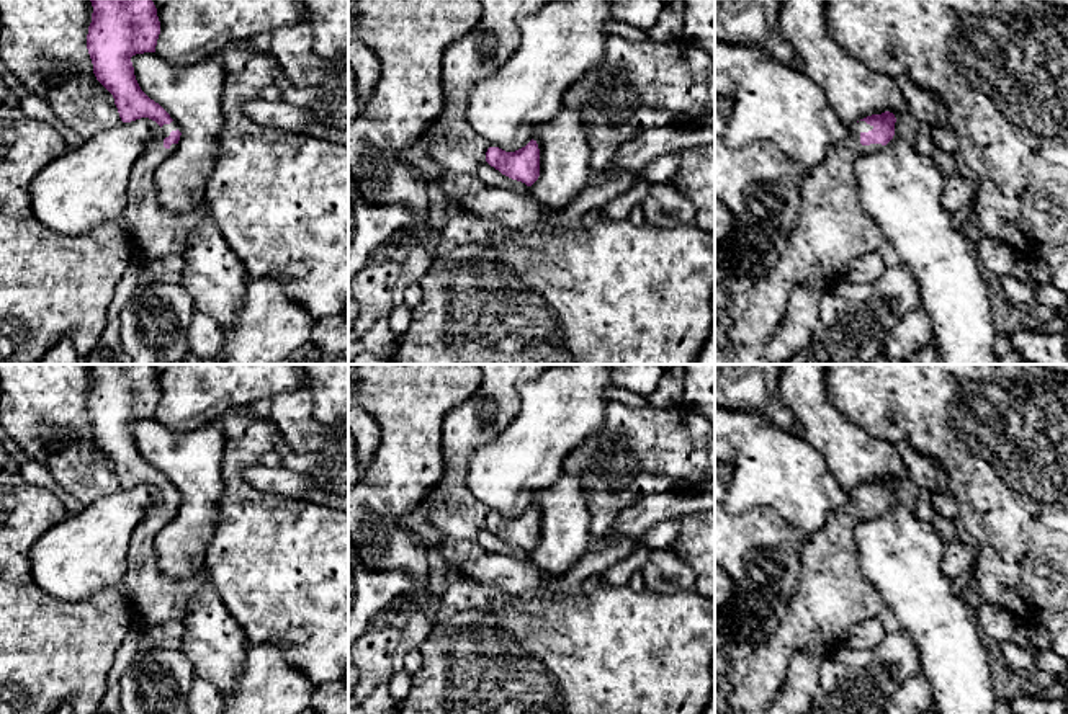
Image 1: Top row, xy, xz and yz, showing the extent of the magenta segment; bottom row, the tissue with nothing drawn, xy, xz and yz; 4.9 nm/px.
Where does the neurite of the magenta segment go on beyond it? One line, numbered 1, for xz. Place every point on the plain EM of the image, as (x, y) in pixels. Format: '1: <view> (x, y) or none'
1: none

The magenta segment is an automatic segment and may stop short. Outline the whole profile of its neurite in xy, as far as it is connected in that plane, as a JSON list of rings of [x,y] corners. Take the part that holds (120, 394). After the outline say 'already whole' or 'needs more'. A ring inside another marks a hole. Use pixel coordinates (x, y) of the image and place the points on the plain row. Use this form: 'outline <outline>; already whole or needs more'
outline [[[90,364],[93,379],[87,415],[96,446],[113,461],[123,489],[149,484],[160,492],[126,549],[126,572],[118,590],[134,619],[154,626],[183,621],[191,598],[209,575],[170,578],[159,569],[154,539],[173,520],[182,498],[170,480],[139,453],[131,423],[155,418],[160,387],[152,364]]]; needs more

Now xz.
outline [[[530,506],[515,518],[489,513],[486,528],[502,541],[532,552],[540,542],[540,515],[536,506]]]; already whole

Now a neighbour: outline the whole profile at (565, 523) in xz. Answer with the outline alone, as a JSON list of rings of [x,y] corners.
[[[563,474],[551,487],[533,492],[540,513],[540,542],[532,562],[553,575],[568,573],[590,546],[590,515],[581,484]]]

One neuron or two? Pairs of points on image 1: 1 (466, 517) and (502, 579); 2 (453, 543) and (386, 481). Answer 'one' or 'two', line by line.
1: two
2: two

